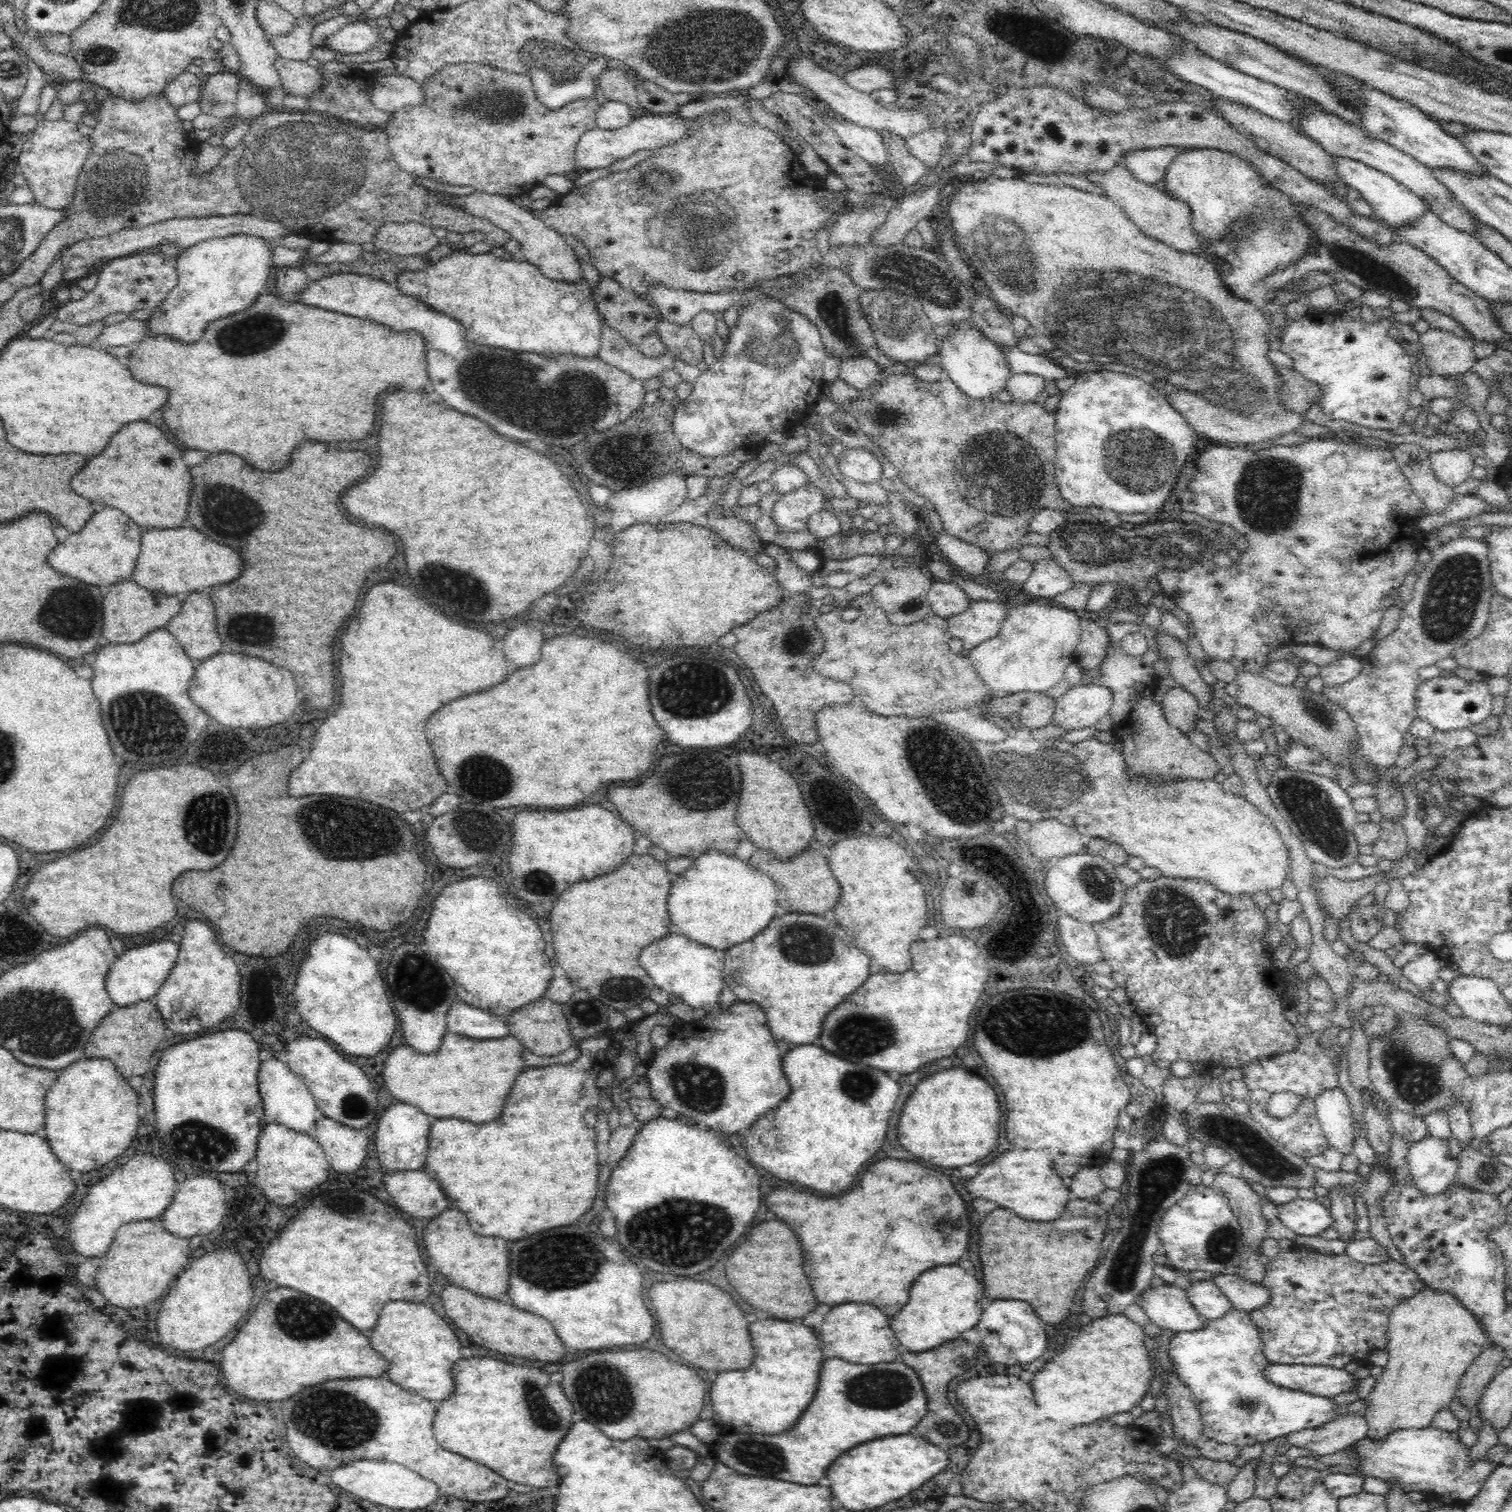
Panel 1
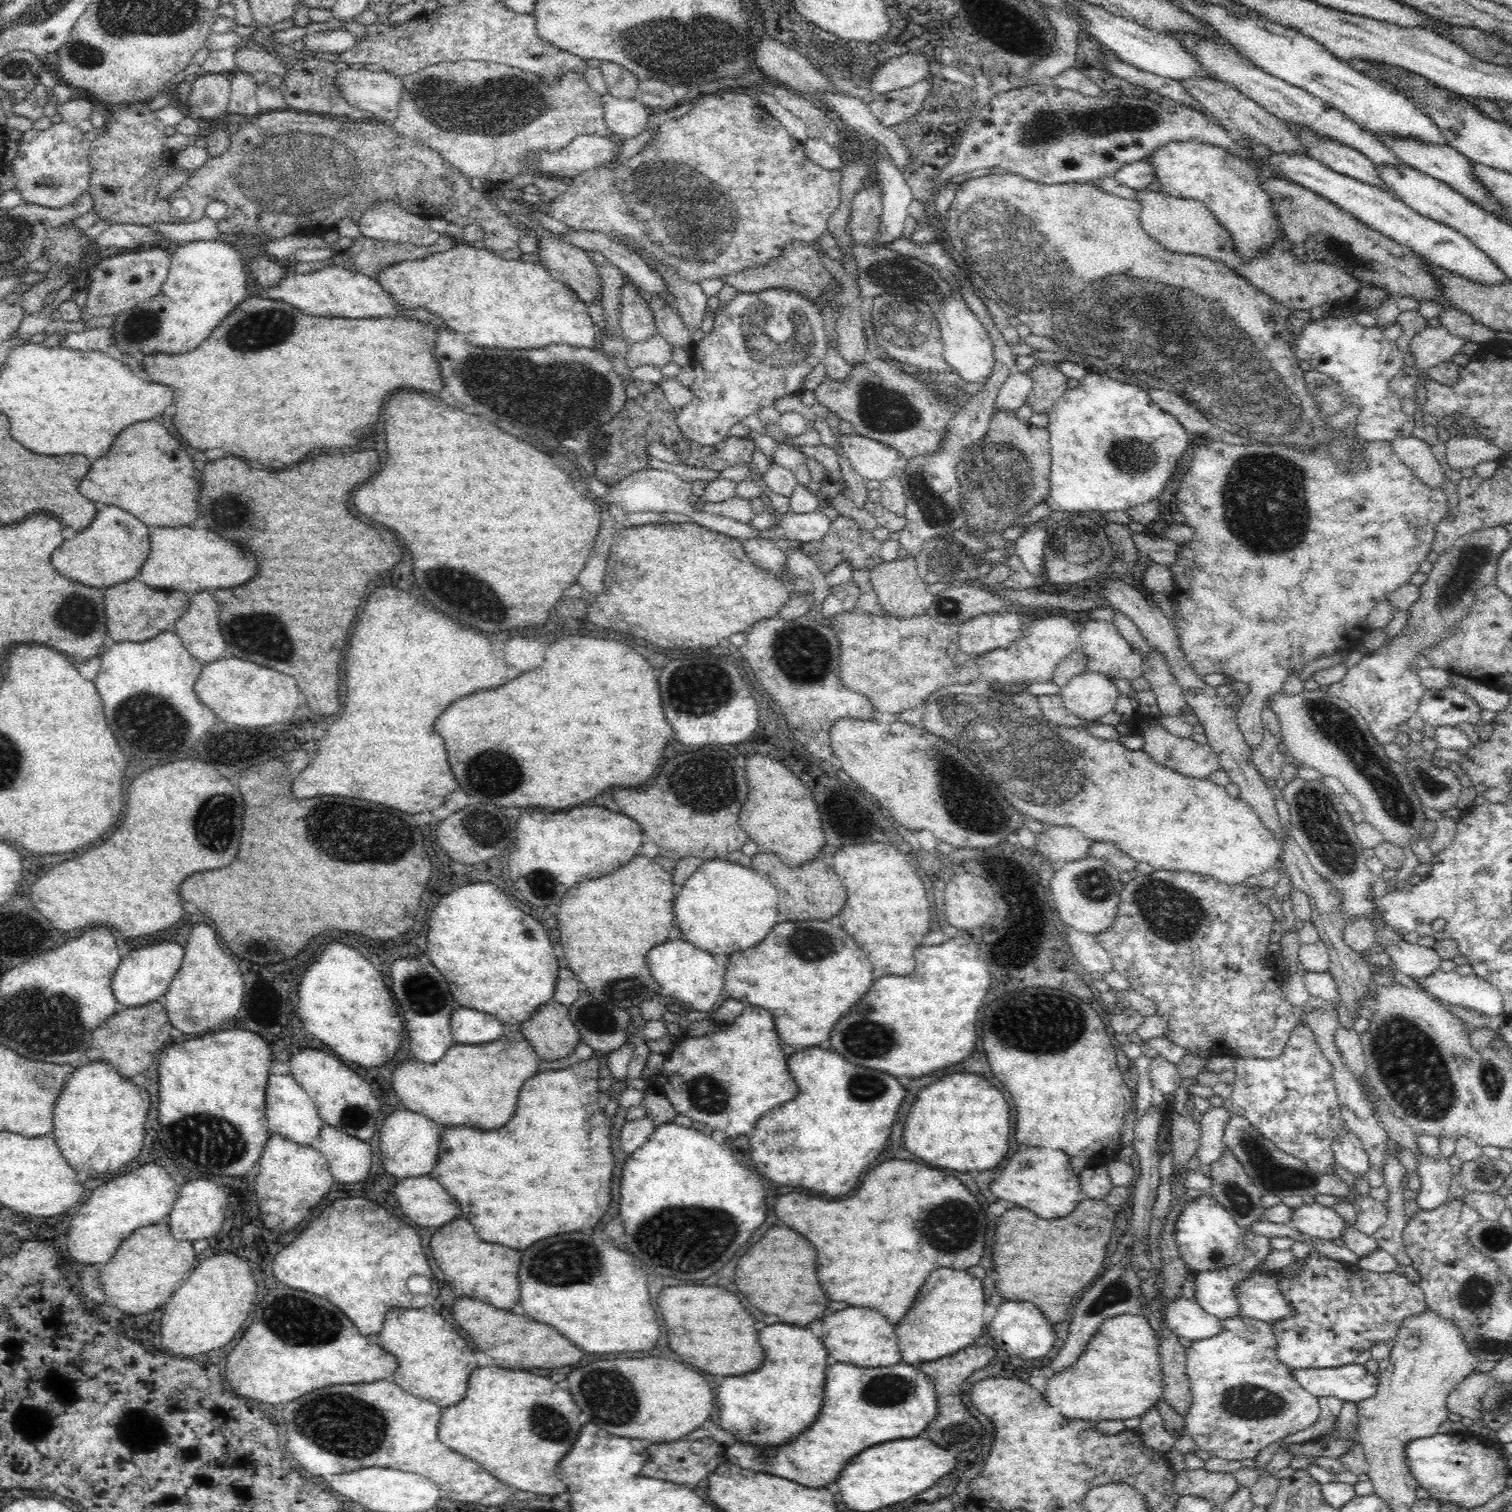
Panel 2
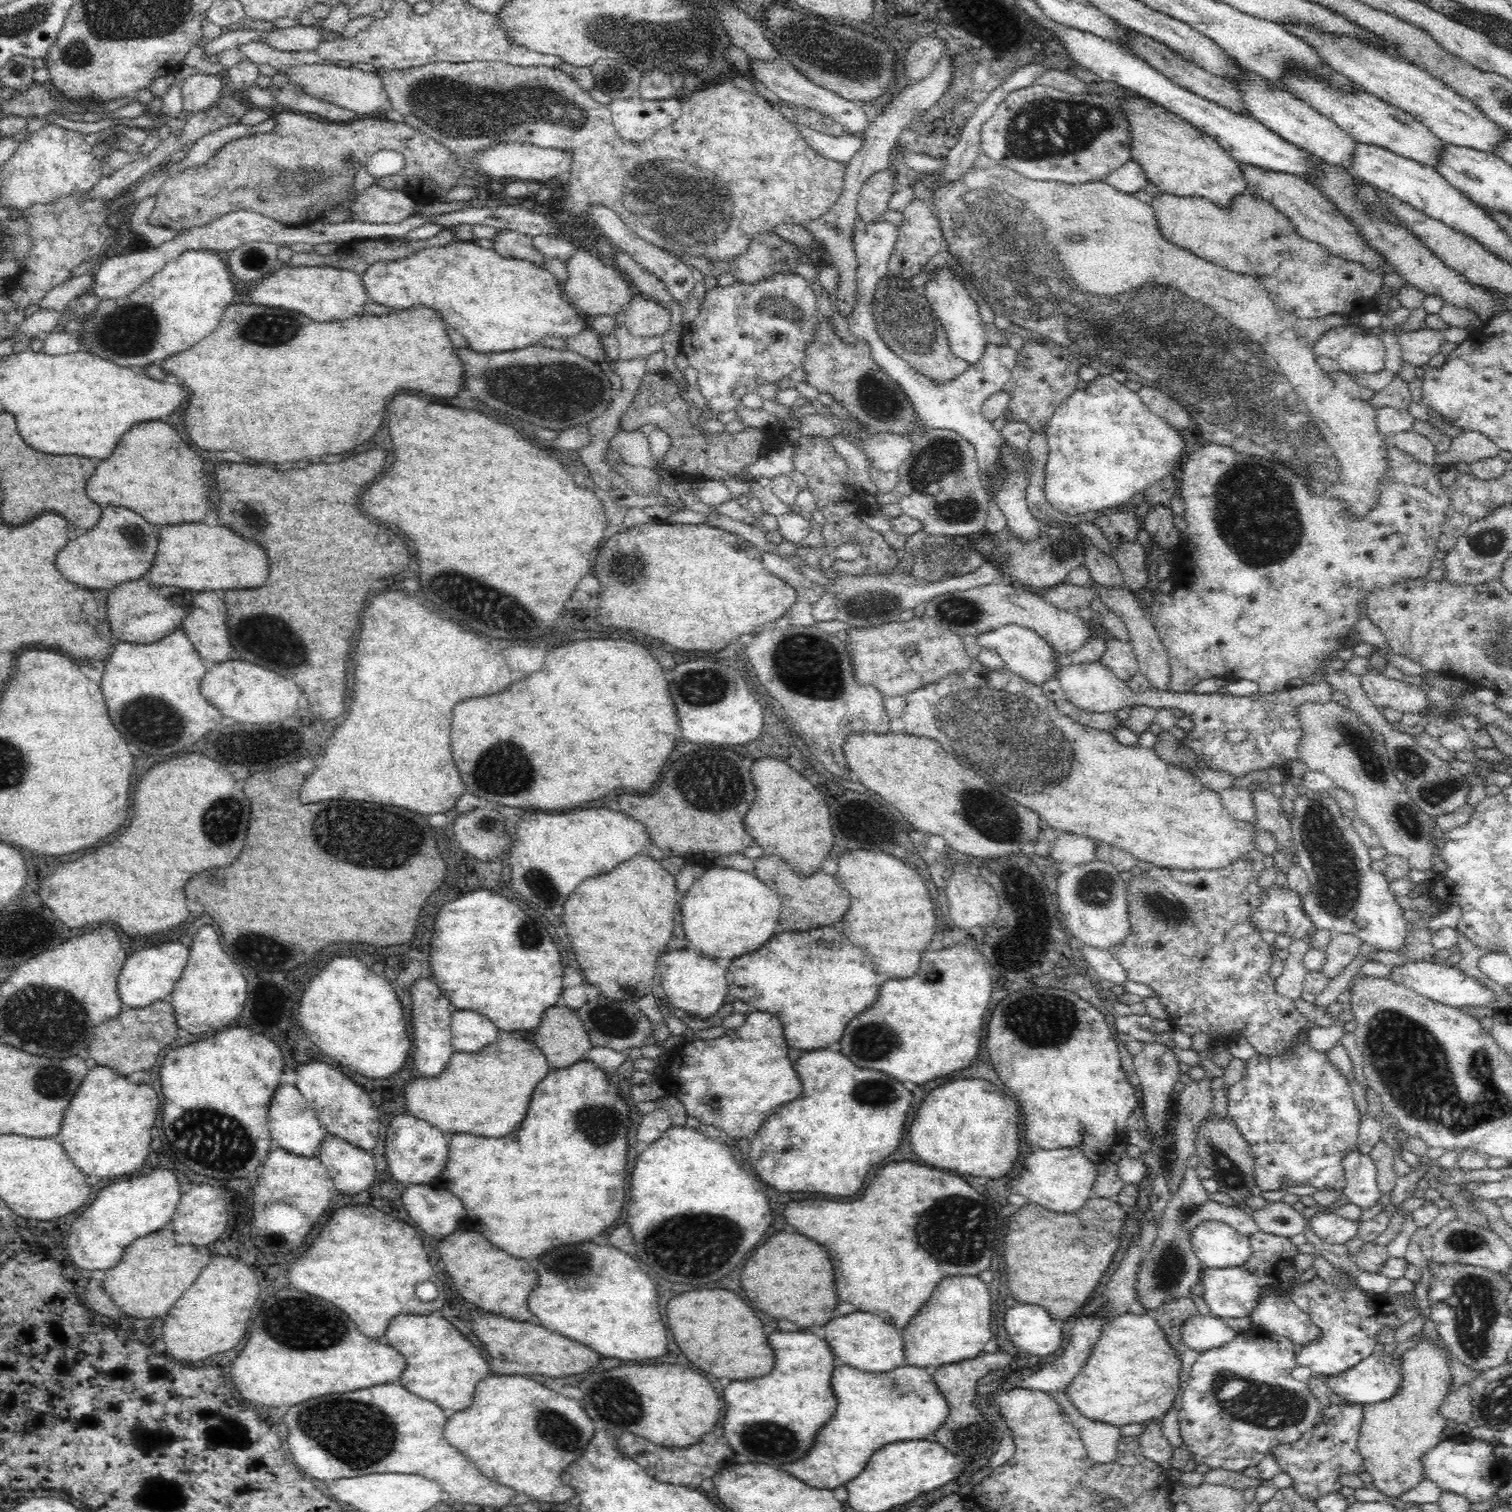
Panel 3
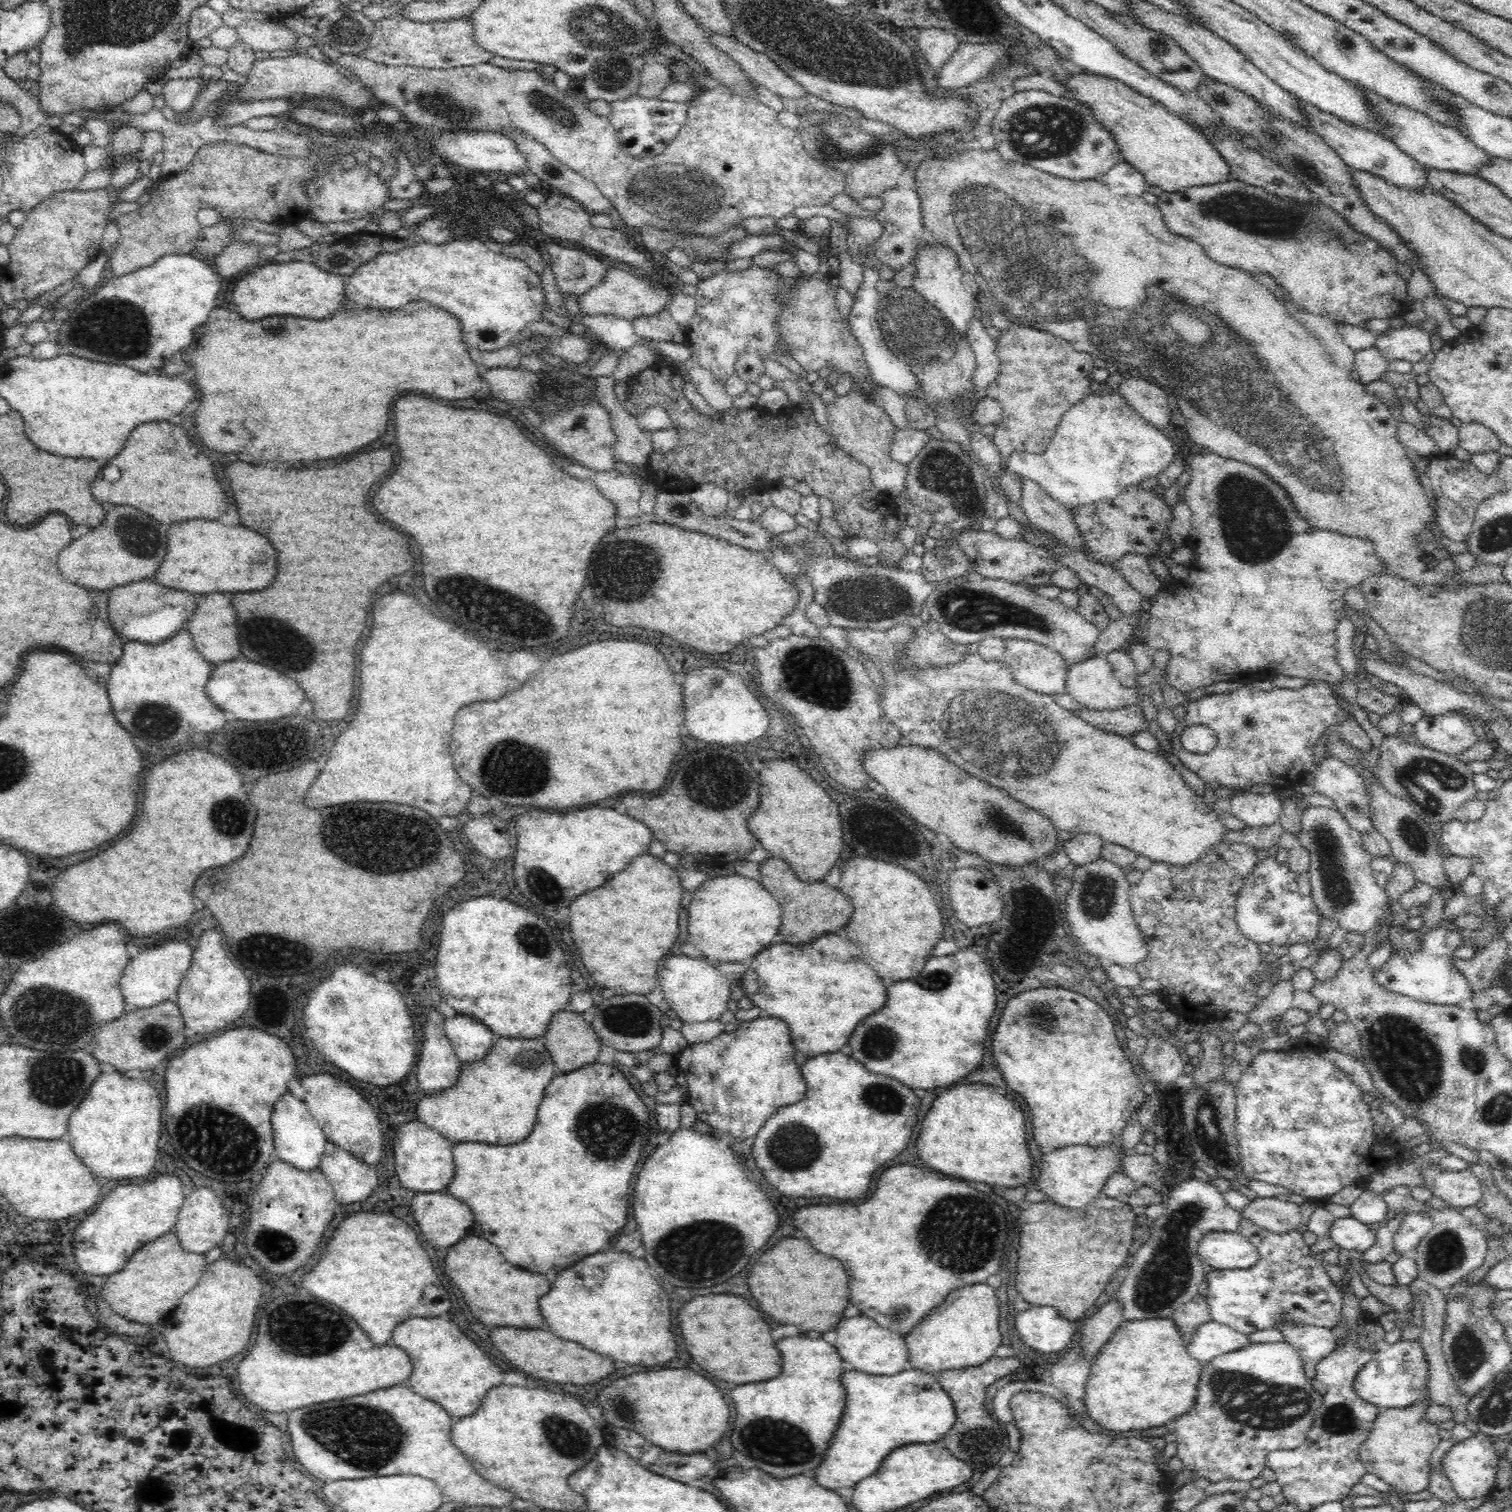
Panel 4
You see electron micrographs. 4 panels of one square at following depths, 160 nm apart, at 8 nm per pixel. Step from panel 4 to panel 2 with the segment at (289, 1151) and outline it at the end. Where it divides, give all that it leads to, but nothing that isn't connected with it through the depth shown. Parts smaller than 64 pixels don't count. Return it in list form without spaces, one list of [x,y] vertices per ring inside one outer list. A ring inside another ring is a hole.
[[[270,1074],[266,1086],[266,1116],[268,1116],[269,1132],[277,1132],[297,1142],[310,1144],[318,1136],[325,1122],[320,1118],[314,1101],[310,1095],[296,1082],[290,1074]]]

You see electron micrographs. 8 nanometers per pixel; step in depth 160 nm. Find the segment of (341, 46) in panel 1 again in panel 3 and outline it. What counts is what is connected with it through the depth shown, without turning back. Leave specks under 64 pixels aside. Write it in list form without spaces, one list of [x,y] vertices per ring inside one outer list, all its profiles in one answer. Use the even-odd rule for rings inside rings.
[[[296,25],[289,28],[282,29],[272,29],[267,32],[267,35],[263,39],[266,44],[272,46],[282,51],[290,52],[300,52],[300,51],[311,51],[320,46],[322,41],[326,41],[321,38],[322,31],[321,29],[315,29],[312,26]]]

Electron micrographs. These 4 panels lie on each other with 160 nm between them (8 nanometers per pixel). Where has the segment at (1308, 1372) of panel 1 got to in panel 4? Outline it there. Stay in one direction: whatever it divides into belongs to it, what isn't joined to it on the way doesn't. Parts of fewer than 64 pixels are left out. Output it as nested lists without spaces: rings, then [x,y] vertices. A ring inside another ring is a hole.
[[[1399,1340],[1377,1350],[1356,1376],[1353,1383],[1355,1394],[1379,1408],[1406,1408],[1422,1400],[1429,1391],[1429,1370],[1424,1351],[1418,1340]]]

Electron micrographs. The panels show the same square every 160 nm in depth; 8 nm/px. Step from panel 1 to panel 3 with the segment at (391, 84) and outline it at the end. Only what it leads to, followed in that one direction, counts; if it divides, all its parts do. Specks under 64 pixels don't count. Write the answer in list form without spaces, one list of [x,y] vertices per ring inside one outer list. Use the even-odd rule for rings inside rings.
[[[324,62],[295,66],[280,73],[288,77],[294,85],[302,87],[313,98],[325,100],[358,114],[373,116],[378,113],[381,118],[404,123],[402,115],[390,104],[390,99],[384,90],[383,79],[376,72],[362,71],[355,66],[348,68],[338,64],[326,65]]]

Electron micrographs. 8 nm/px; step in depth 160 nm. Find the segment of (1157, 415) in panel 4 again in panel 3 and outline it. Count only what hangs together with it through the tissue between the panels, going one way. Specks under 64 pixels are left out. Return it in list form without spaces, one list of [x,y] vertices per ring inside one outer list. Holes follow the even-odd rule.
[[[1142,386],[1137,393],[1152,413],[1164,418],[1176,431],[1180,432],[1180,430],[1196,424],[1192,421],[1192,417],[1188,415],[1188,410],[1184,409],[1184,405],[1171,396],[1164,394],[1161,390]]]

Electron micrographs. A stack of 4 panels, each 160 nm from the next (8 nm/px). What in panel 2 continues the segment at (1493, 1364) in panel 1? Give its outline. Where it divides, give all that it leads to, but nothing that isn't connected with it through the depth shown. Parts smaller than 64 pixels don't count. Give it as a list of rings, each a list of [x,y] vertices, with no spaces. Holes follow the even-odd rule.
[[[1472,1372],[1450,1392],[1446,1400],[1449,1412],[1470,1418],[1476,1423],[1482,1422],[1482,1397],[1492,1382],[1488,1373]]]

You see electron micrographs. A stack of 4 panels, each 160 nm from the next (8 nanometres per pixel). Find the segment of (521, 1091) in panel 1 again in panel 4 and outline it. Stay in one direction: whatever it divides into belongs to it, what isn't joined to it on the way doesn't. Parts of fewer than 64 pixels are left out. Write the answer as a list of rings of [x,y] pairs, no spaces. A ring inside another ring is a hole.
[[[597,1060],[592,1064],[586,1064],[576,1070],[570,1072],[558,1072],[552,1076],[552,1080],[548,1082],[548,1088],[544,1090],[544,1098],[540,1100],[542,1104],[538,1106],[538,1116],[536,1116],[536,1124],[534,1124],[534,1132],[528,1136],[528,1140],[524,1142],[518,1142],[518,1144],[488,1144],[484,1142],[474,1142],[468,1140],[468,1142],[454,1143],[452,1146],[452,1156],[454,1159],[454,1176],[452,1180],[448,1182],[446,1191],[452,1196],[459,1198],[468,1204],[472,1208],[472,1214],[476,1218],[474,1222],[474,1232],[480,1236],[480,1238],[486,1238],[490,1240],[492,1244],[496,1244],[500,1248],[500,1252],[506,1256],[506,1260],[510,1264],[516,1264],[516,1266],[522,1266],[522,1268],[528,1268],[532,1272],[548,1272],[548,1270],[562,1270],[594,1252],[598,1252],[598,1248],[604,1248],[614,1236],[616,1232],[626,1224],[626,1216],[628,1216],[628,1186],[630,1186],[630,1180],[632,1180],[632,1172],[634,1172],[634,1166],[636,1162],[642,1158],[640,1156],[640,1148],[642,1144],[646,1143],[646,1136],[653,1131],[653,1126],[648,1124],[652,1119],[646,1104],[638,1097],[638,1094],[628,1080],[624,1078],[622,1072],[616,1067],[599,1063]]]

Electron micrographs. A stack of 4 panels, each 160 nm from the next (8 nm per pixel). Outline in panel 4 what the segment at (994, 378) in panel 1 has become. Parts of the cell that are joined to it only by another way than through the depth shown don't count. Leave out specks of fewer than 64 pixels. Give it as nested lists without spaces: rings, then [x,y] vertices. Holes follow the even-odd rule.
[[[948,245],[922,247],[913,262],[916,266],[916,277],[912,288],[919,293],[929,304],[932,304],[949,322],[950,326],[968,340],[967,330],[977,312],[973,300],[972,289],[966,288],[962,280],[962,267],[959,265],[956,253]]]

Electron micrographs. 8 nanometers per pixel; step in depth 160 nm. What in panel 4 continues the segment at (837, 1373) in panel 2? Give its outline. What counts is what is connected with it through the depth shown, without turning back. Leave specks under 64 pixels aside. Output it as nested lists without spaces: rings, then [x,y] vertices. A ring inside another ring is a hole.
[[[907,1367],[893,1376],[876,1376],[848,1369],[842,1374],[841,1384],[848,1404],[820,1468],[814,1470],[820,1486],[830,1490],[836,1486],[854,1486],[870,1476],[884,1456],[898,1446],[938,1442],[956,1420],[952,1399],[941,1388],[937,1375],[928,1371]]]

